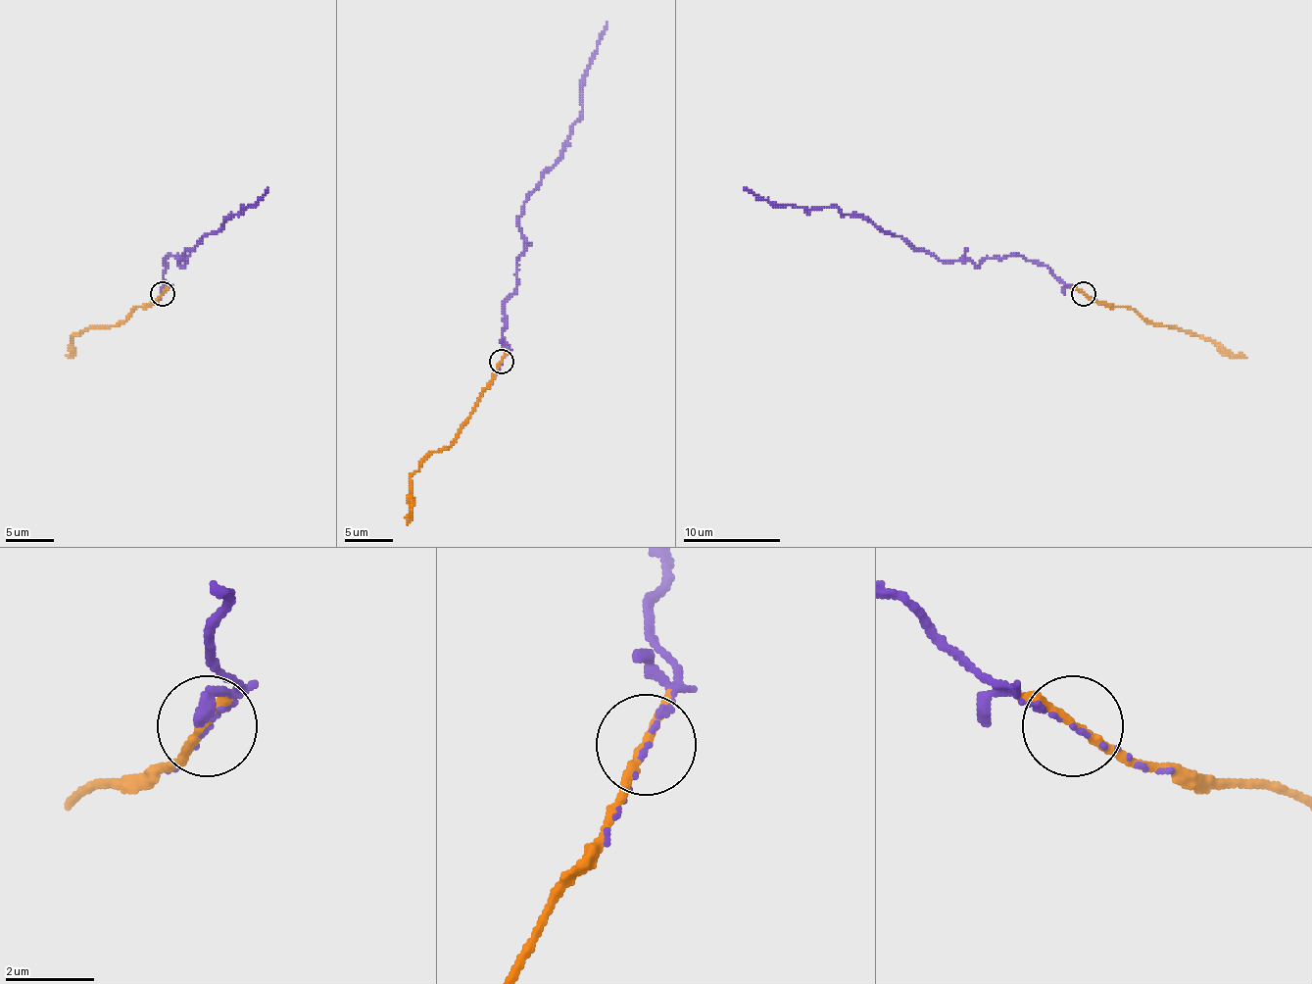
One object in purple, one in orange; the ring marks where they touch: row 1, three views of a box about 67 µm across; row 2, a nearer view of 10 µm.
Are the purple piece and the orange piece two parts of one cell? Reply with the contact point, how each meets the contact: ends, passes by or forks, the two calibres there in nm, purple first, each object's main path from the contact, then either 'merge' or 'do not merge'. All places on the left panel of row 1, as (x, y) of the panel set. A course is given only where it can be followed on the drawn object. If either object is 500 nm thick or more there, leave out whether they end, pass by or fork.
place (163, 294); purple ends; orange passes by; calibres 80 and 160 nm; course purple (163, 294), (168, 284), (166, 260), (177, 256), (182, 265), (187, 251), (260, 199), (267, 187); course orange (163, 294), (138, 307), (120, 323), (95, 325), (71, 338), (68, 358); merge

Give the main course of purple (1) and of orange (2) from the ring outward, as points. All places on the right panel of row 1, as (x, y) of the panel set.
1: (1084, 294), (1021, 256), (984, 258), (977, 265), (938, 260), (836, 207), (792, 207), (758, 199), (744, 187)
2: (1084, 294), (1128, 307), (1159, 323), (1174, 325), (1200, 338), (1210, 338), (1235, 355), (1246, 358)

